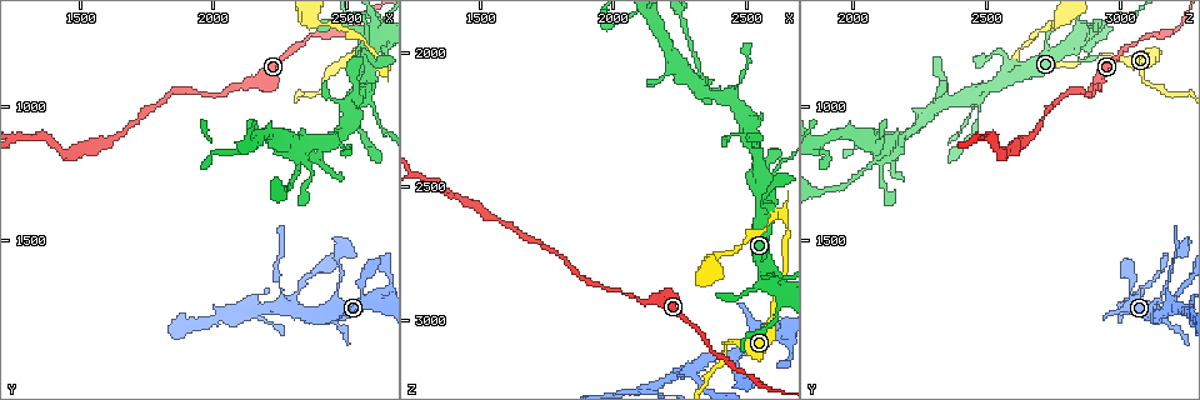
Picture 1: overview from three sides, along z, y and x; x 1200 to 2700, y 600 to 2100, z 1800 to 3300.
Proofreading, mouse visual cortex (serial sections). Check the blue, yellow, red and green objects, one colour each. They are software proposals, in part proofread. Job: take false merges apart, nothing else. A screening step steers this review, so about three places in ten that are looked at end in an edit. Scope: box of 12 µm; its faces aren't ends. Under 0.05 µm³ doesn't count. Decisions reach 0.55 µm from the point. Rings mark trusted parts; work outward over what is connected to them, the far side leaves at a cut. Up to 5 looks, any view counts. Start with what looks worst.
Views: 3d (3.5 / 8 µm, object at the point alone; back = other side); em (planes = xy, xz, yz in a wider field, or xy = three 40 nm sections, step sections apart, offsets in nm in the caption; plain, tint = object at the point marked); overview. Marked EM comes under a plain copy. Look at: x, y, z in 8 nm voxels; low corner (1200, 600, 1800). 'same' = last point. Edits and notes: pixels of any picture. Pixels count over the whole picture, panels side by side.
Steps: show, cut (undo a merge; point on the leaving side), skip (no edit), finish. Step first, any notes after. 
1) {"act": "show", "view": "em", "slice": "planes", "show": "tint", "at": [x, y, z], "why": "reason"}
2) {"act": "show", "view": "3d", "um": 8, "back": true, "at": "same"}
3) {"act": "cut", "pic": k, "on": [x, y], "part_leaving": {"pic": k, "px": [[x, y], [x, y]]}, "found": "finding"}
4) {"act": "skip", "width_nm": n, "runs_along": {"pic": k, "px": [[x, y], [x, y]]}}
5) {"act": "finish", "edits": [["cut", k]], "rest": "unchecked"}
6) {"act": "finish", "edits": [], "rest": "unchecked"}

{"act": "show", "view": "3d", "um": 3.5, "at": [2300, 1750, 3190], "why": "a fork"}

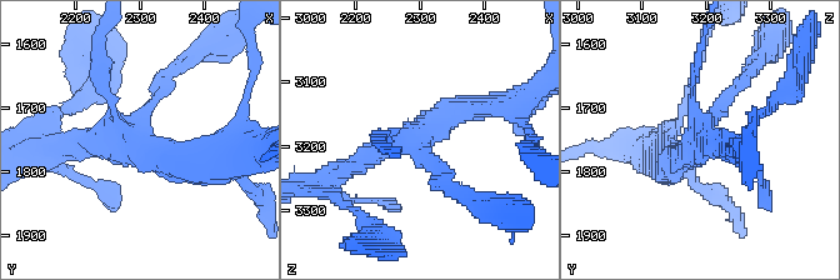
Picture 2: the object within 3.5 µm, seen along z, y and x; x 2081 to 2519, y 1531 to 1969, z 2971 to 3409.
{"act": "show", "view": "em", "slice": "planes", "show": "tint", "at": [2290, 1755, 3185], "why": "need the tissue"}

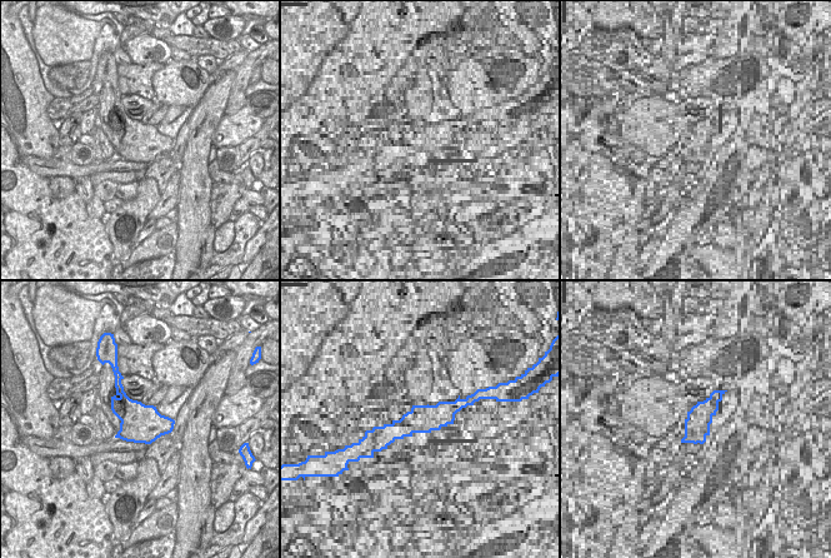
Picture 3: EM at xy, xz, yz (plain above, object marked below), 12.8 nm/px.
{"act": "show", "view": "em", "slice": "xy", "step": 1, "show": "tint", "at": "same"}

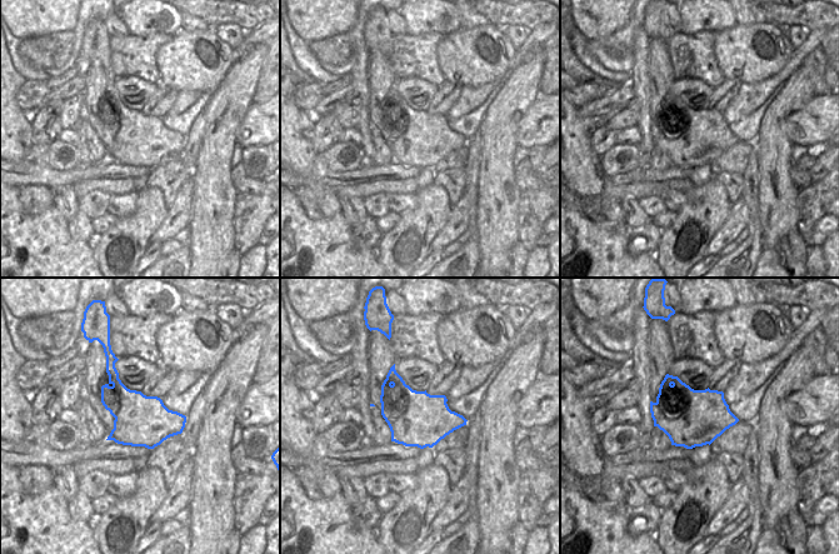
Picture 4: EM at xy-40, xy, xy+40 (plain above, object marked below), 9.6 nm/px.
{"act": "skip", "width_nm": 550, "runs_along": {"pic": 2, "px": [[481, 106], [455, 109], [340, 170]]}, "found": "continuous, no second cell"}

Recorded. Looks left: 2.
{"act": "show", "view": "3d", "um": 8, "at": [2350, 1150, 2140], "why": "abrupt turn"}

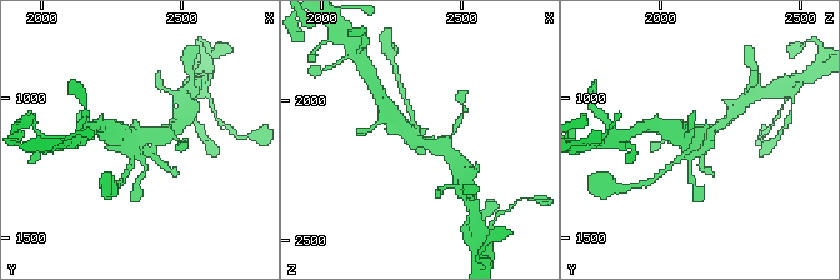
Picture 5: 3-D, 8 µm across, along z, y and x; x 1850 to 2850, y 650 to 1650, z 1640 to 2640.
{"act": "show", "view": "em", "slice": "xy", "step": 5, "show": "tint", "at": [2360, 1160, 2150], "why": "need the tissue"}

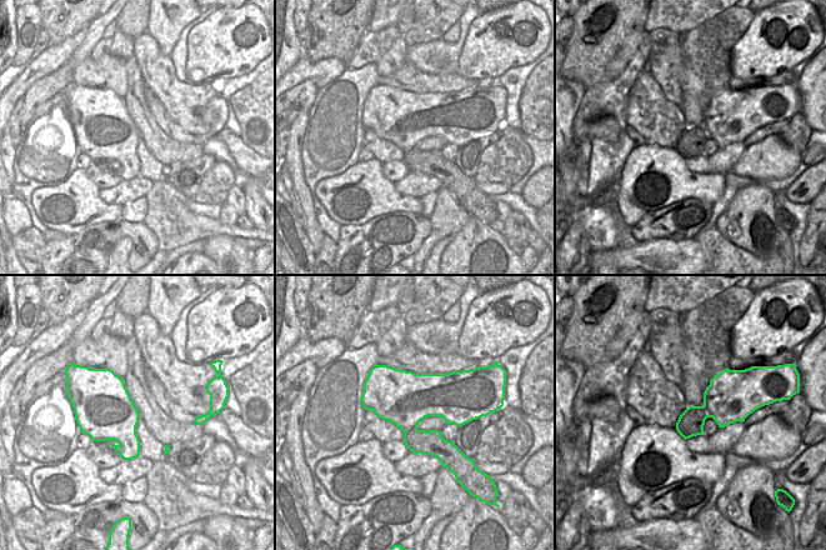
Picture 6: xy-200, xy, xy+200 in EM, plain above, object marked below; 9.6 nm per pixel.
{"act": "skip", "runs_along": {"pic": 5, "px": [[171, 129], [143, 136], [144, 173]]}, "found": "continuous, no second cell"}

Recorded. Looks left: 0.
{"act": "finish", "edits": [], "rest": "unchecked"}

